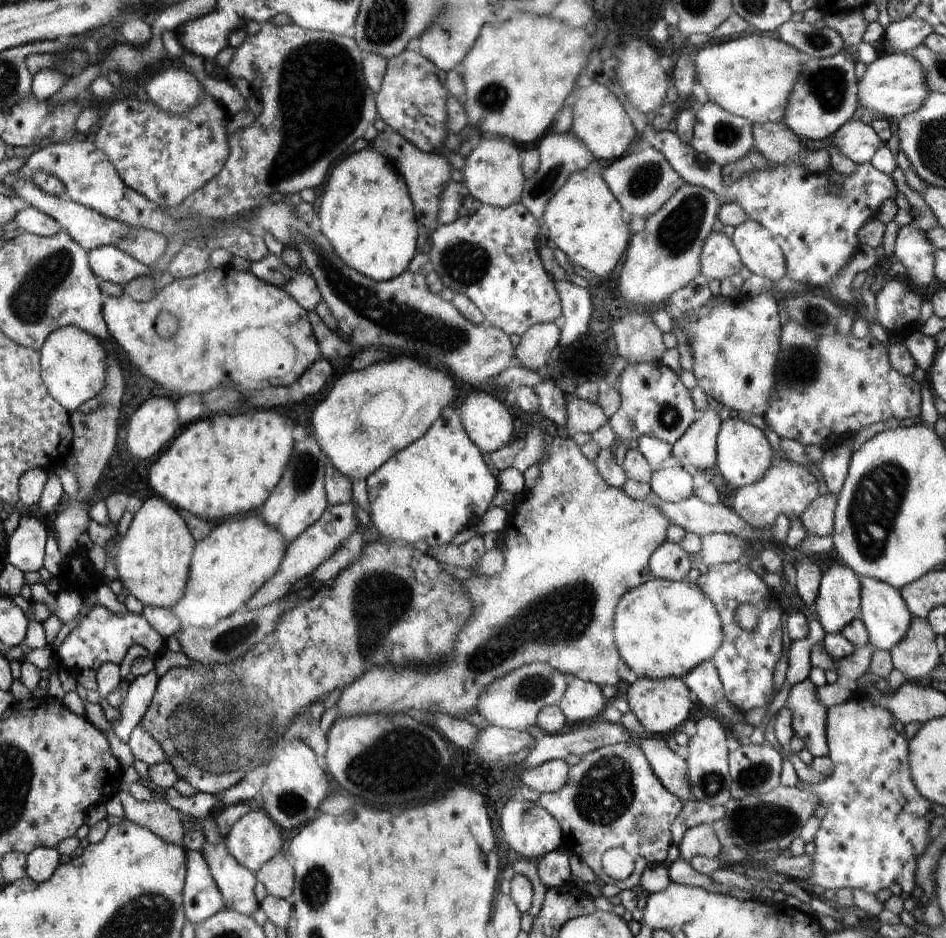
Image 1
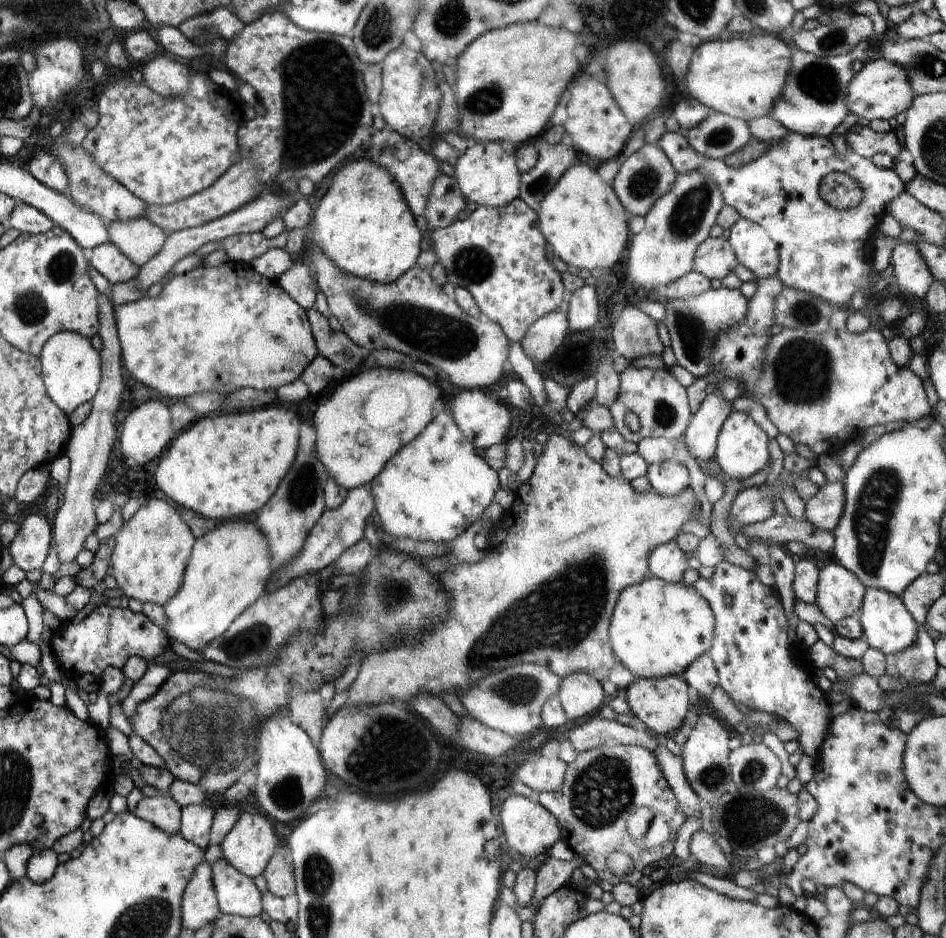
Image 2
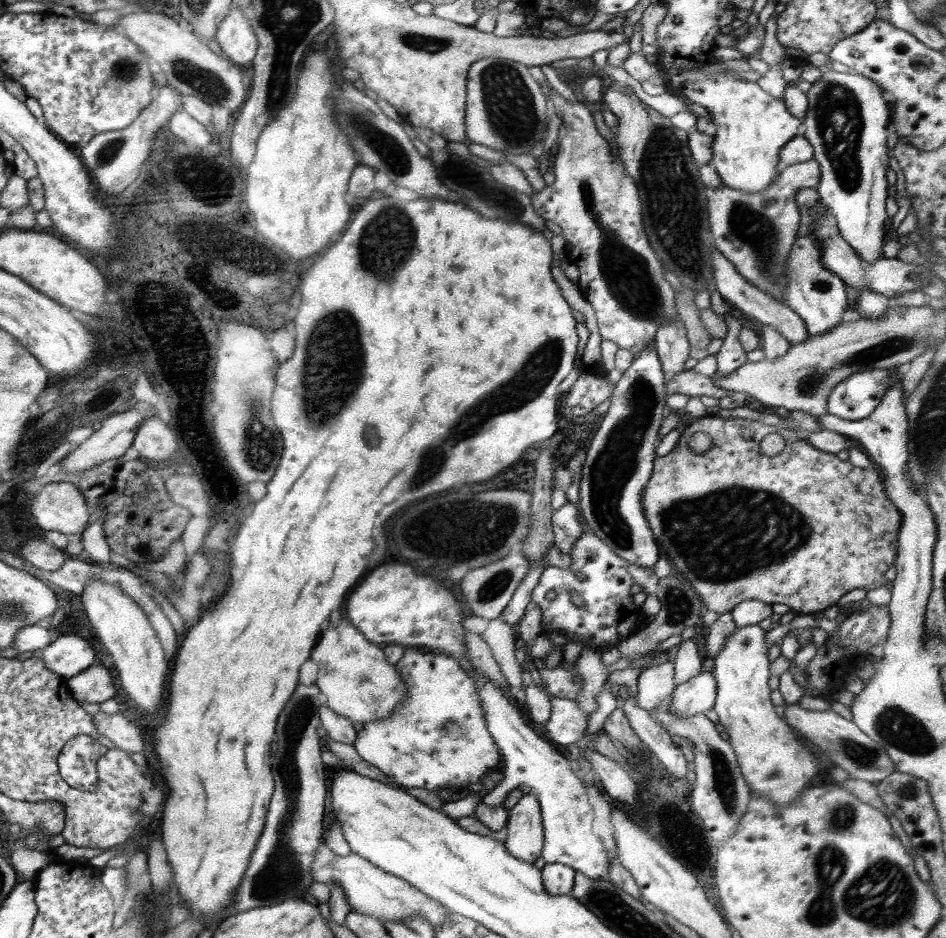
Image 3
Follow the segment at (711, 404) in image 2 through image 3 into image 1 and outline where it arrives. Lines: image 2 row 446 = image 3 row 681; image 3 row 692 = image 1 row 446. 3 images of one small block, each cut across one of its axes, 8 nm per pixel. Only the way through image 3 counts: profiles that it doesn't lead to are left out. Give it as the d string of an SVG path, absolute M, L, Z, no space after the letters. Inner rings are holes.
M708 407L673 444L671 456L692 472L711 470L717 464L717 434L722 423L718 413Z

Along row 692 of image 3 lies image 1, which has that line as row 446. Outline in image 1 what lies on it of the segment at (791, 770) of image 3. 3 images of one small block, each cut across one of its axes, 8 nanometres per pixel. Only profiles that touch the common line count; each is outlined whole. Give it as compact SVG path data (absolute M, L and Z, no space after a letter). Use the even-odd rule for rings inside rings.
M733 415L721 424L717 434L717 465L729 488L739 489L756 484L771 467L772 448L764 431L747 422L743 415Z

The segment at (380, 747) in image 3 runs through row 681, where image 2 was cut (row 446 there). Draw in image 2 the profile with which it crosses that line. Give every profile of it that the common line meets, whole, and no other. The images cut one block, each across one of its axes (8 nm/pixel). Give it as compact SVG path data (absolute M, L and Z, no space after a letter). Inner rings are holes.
M446 405L424 432L400 448L368 483L381 530L397 538L451 542L482 518L500 488L497 470L475 452Z

